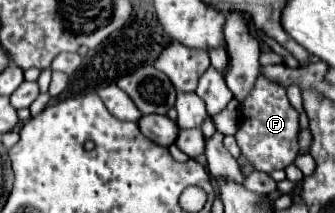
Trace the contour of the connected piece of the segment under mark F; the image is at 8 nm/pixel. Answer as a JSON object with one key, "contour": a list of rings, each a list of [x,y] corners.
{"contour":[[[259,76],[253,94],[249,94],[245,108],[241,110],[241,118],[243,120],[235,138],[243,156],[253,156],[255,170],[273,172],[273,170],[287,168],[289,164],[295,162],[299,154],[299,144],[297,144],[299,114],[289,104],[285,88],[277,88],[277,84],[269,84],[269,80]]]}

